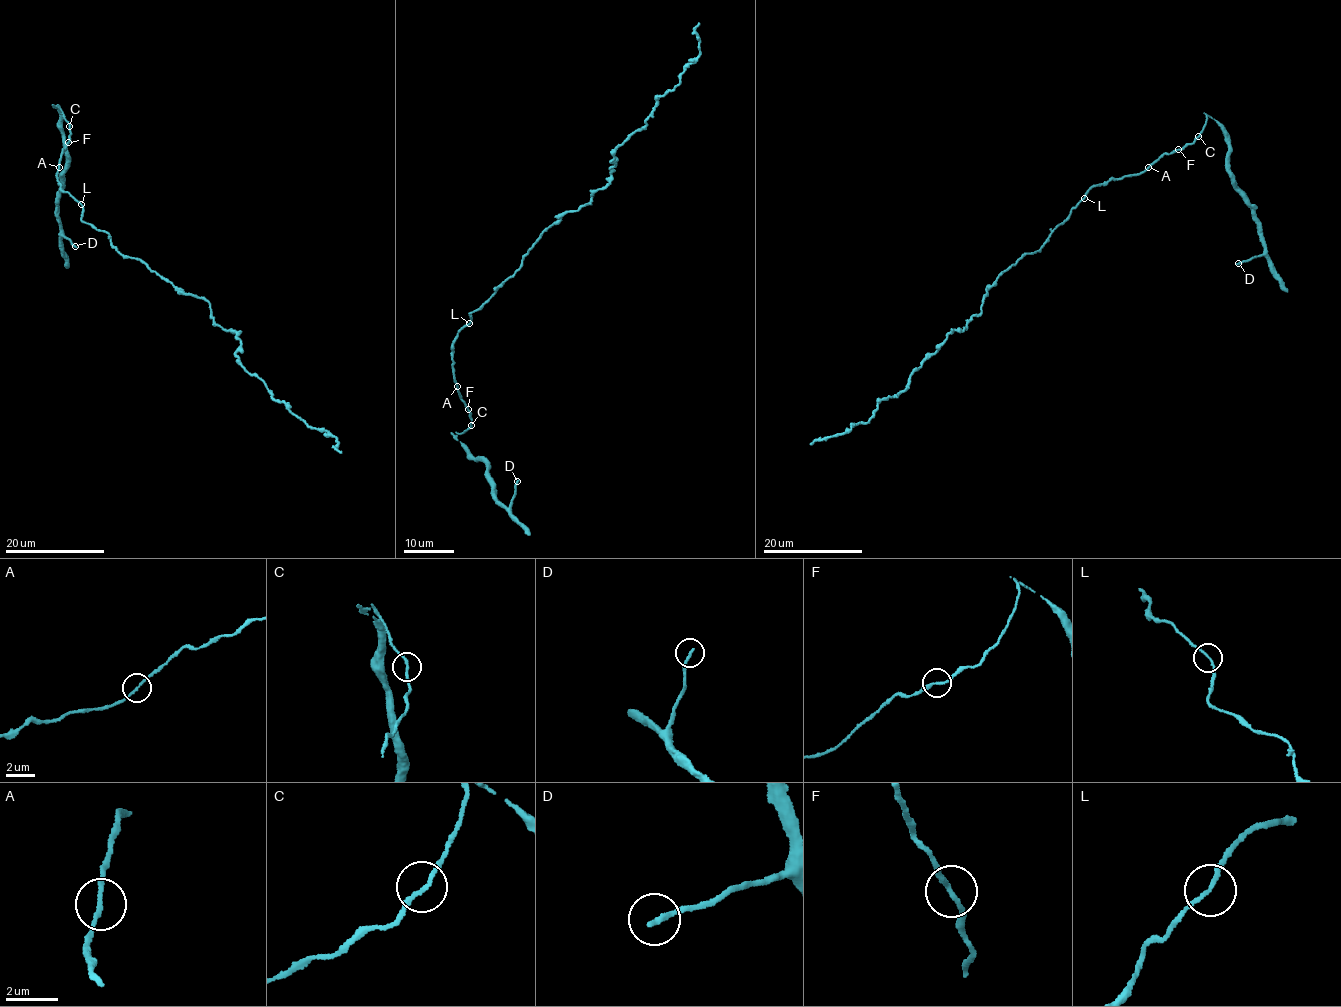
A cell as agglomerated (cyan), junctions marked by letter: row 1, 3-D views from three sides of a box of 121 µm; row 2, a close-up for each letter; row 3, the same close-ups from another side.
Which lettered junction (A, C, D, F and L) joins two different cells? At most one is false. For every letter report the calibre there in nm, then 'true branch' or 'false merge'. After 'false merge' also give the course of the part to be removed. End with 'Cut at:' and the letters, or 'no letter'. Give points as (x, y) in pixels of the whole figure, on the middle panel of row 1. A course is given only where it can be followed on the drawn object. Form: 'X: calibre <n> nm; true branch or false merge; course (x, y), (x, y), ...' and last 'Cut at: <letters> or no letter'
A: calibre 150 nm; true branch
C: calibre 180 nm; true branch
D: calibre 200 nm; true branch
F: calibre 180 nm; true branch
L: calibre 150 nm; true branch
Cut at: no letter

